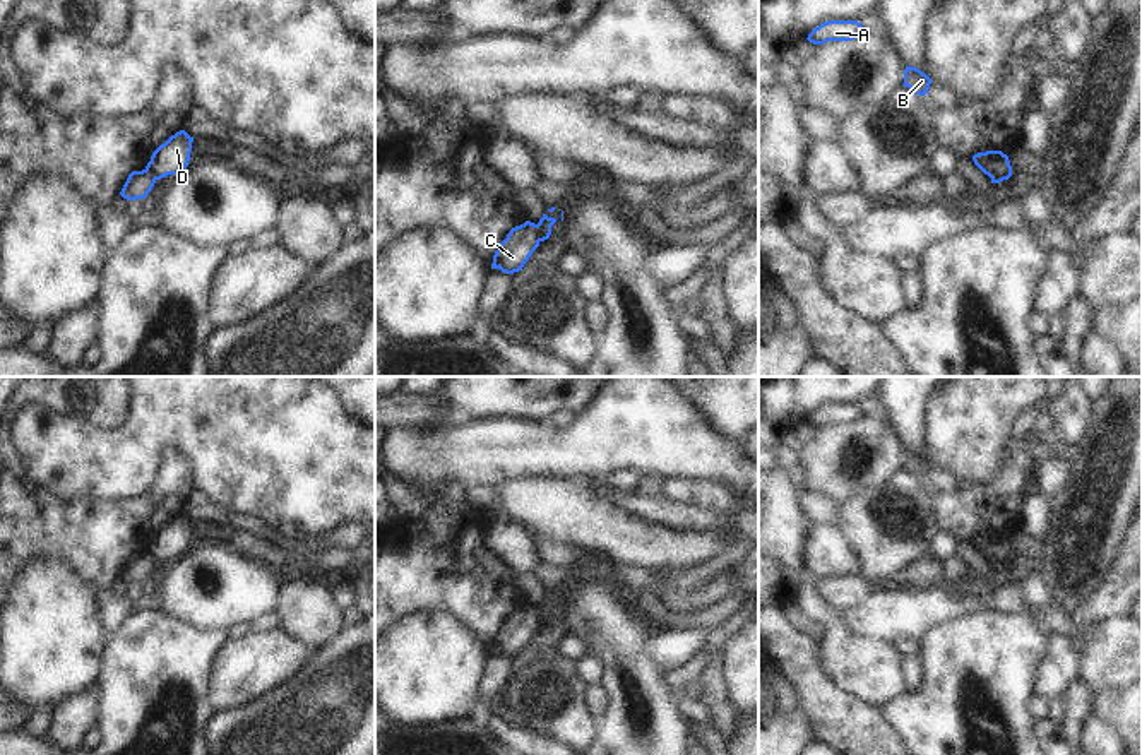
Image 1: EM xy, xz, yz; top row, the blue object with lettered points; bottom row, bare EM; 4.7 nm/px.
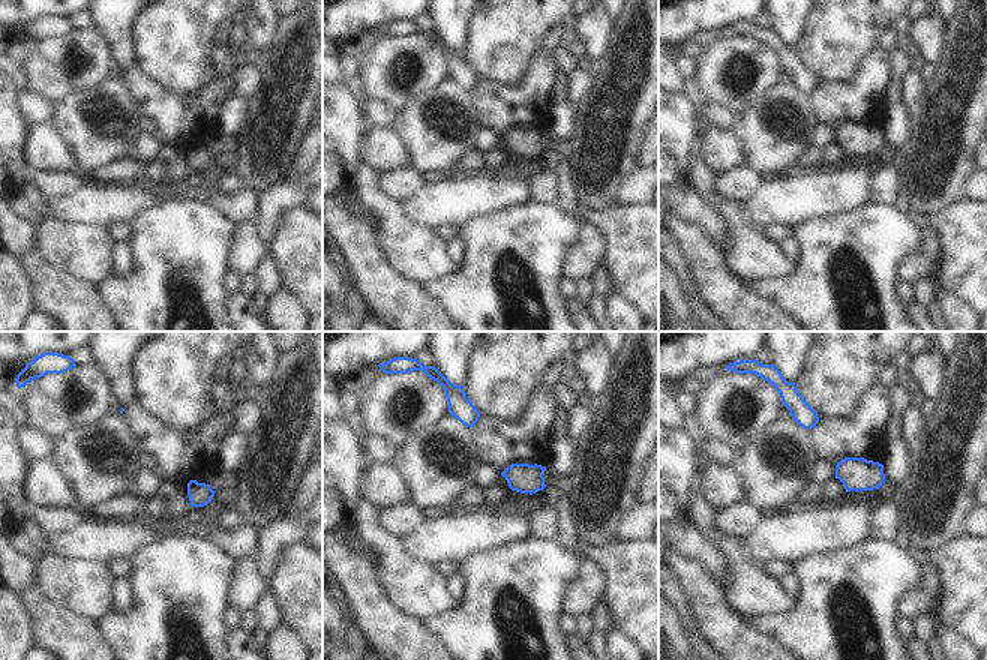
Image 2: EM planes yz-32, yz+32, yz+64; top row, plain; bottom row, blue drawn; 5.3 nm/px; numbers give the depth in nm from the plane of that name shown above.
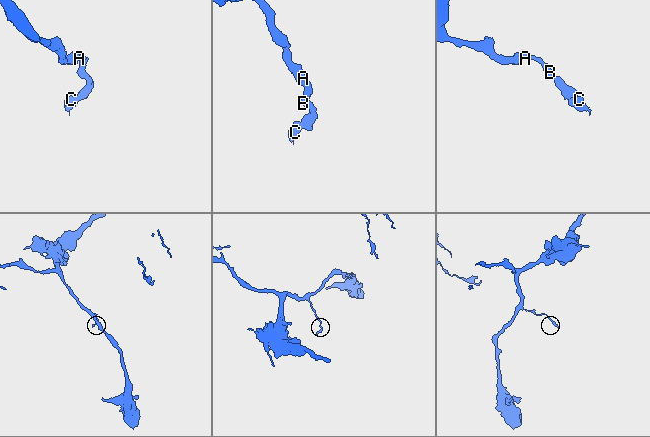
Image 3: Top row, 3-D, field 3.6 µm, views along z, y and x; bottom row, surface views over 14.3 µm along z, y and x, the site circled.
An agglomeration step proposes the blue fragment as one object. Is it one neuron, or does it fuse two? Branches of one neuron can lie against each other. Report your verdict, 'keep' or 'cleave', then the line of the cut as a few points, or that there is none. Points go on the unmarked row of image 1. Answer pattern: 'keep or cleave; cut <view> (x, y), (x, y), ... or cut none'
cleave; cut xz (535, 608), (540, 624)

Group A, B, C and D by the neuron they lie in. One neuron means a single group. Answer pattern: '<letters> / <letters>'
A B D / C

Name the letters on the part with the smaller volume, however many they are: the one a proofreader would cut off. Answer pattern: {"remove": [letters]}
{"remove": ["C"]}

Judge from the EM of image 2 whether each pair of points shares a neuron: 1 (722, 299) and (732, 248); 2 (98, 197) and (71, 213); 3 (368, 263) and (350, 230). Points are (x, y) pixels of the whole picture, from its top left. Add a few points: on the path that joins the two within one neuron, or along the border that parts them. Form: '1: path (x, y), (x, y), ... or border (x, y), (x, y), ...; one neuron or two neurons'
1: border (720, 254), (743, 281); two neurons
2: path (92, 203), (77, 209); one neuron
3: path (365, 255), (357, 237); one neuron

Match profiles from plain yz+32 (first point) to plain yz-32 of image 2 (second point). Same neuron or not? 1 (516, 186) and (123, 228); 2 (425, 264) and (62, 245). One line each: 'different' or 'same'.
1: different
2: same

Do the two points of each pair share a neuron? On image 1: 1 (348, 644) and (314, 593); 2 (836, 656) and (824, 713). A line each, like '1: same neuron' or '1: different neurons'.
1: different neurons
2: different neurons

